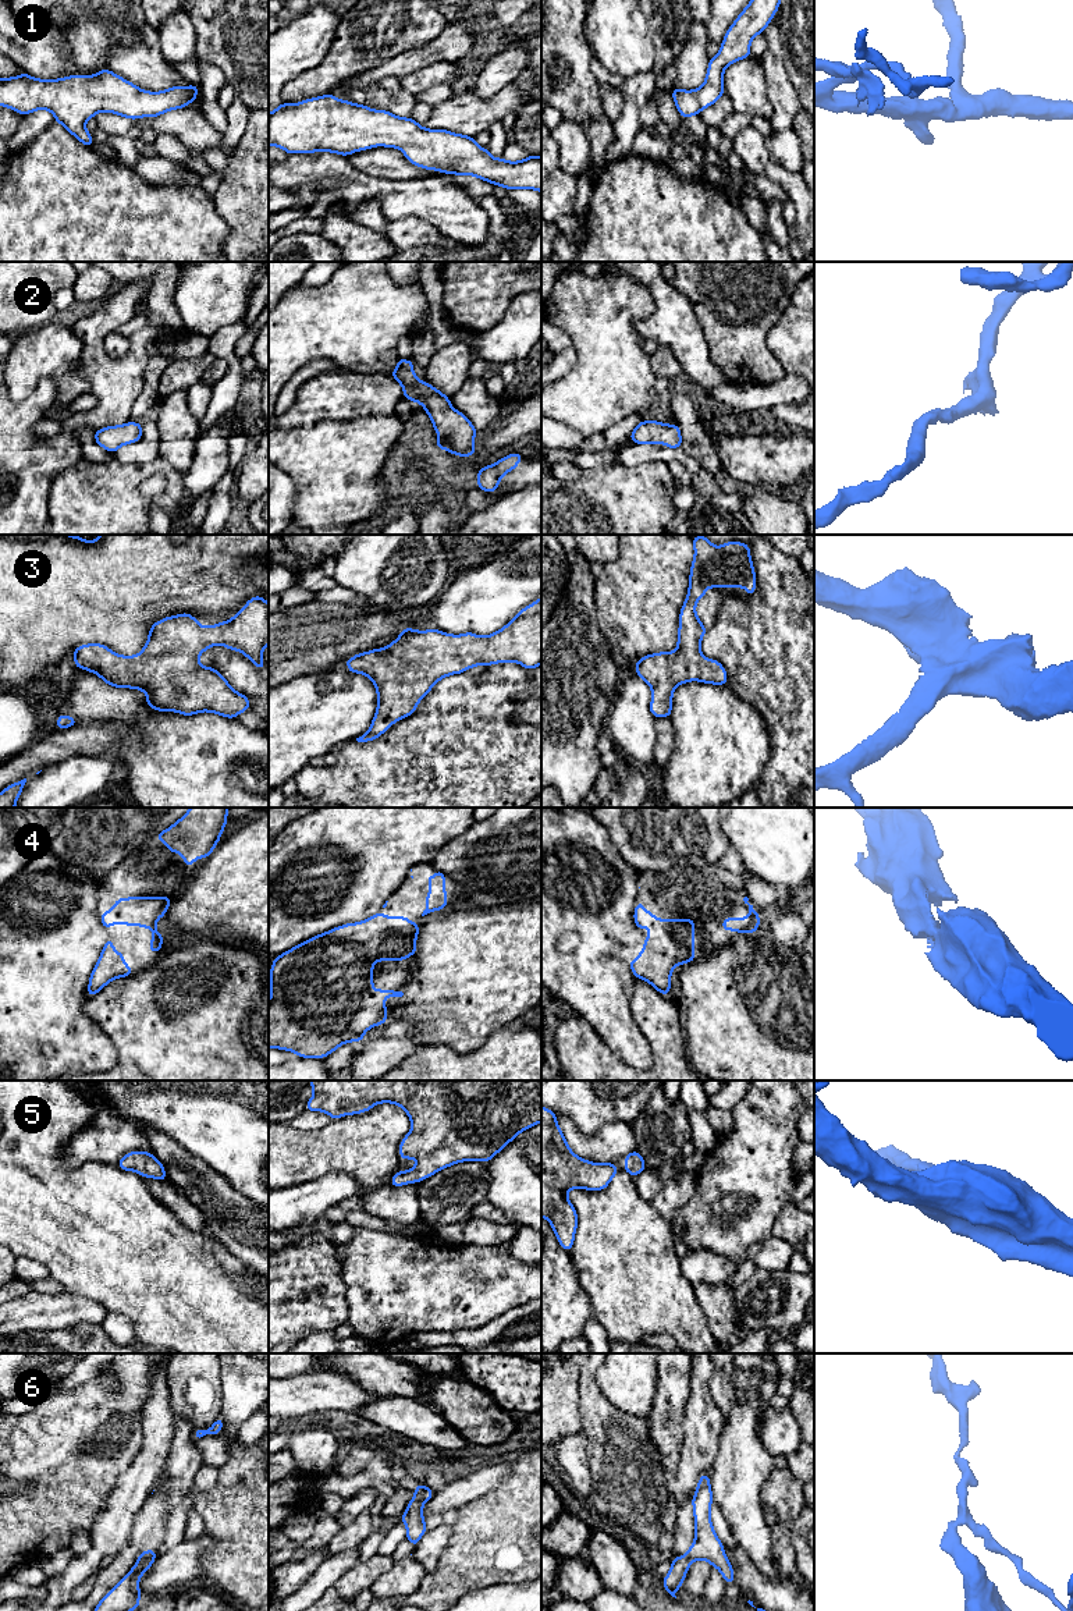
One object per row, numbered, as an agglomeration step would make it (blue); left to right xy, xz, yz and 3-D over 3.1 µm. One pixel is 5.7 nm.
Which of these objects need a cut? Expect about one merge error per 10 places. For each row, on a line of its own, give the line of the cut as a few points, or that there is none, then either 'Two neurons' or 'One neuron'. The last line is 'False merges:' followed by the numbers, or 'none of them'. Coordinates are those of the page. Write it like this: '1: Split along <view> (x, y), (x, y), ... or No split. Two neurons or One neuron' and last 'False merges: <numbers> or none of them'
1: No split. One neuron
2: No split. One neuron
3: No split. One neuron
4: No split. One neuron
5: No split. One neuron
6: Split along xy (155, 1554), (138, 1561). Two neurons
False merges: 6

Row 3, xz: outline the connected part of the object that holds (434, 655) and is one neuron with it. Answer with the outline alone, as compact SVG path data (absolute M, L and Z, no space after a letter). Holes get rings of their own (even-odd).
M541 597L522 608L516 617L500 631L479 636L472 632L451 635L438 629L415 631L411 627L383 649L373 649L345 660L348 671L369 677L377 691L377 710L366 734L358 742L379 738L402 717L415 713L416 705L430 692L433 685L451 674L461 674L473 666L491 666L515 661L527 670L541 664Z

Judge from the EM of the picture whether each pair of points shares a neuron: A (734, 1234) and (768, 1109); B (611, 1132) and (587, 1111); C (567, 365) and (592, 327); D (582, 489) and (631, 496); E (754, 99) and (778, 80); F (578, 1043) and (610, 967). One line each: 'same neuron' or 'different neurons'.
A: same neuron
B: different neurons
C: different neurons
D: same neuron
E: different neurons
F: different neurons

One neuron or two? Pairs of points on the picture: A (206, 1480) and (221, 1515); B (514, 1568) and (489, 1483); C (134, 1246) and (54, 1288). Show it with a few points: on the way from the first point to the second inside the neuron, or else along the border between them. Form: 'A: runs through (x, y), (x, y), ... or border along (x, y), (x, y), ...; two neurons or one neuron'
A: border along (219, 1468), (216, 1483), (198, 1496), (194, 1508); two neurons
B: border along (515, 1468), (493, 1490), (462, 1505); two neurons
C: border along (50, 1276), (66, 1291); two neurons

